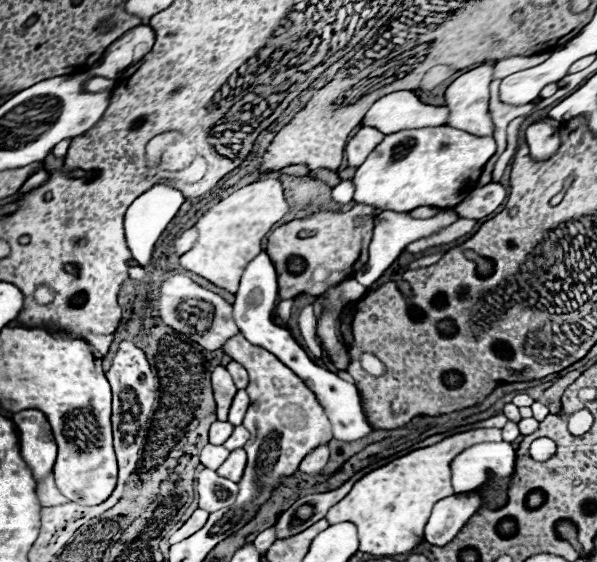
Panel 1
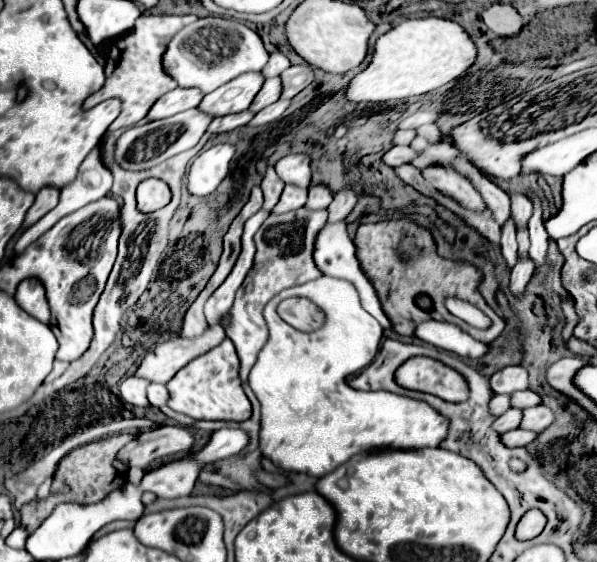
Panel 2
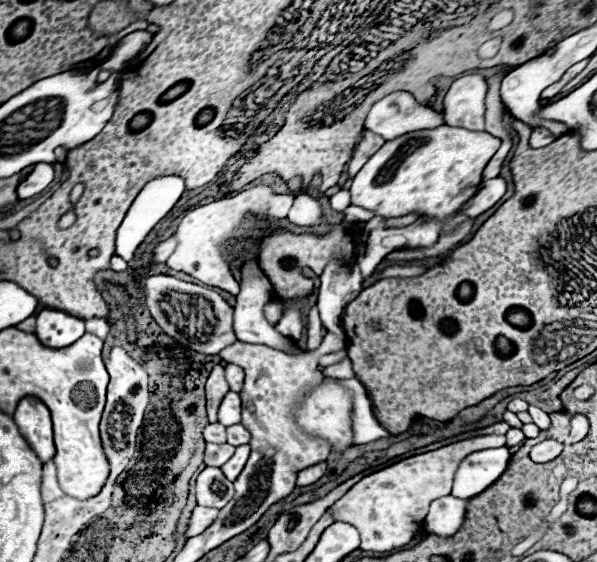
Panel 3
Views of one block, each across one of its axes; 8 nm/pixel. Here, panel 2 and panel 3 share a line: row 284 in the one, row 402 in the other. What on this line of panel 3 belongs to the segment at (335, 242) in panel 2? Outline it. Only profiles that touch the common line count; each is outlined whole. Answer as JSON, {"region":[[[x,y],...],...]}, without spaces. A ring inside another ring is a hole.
{"region":[[[356,378],[338,380],[338,382],[342,382],[344,386],[348,386],[354,392],[354,408],[352,408],[354,444],[368,444],[368,442],[374,442],[374,440],[390,438],[390,432],[386,432],[374,416],[372,400],[370,400],[364,384]]]}

